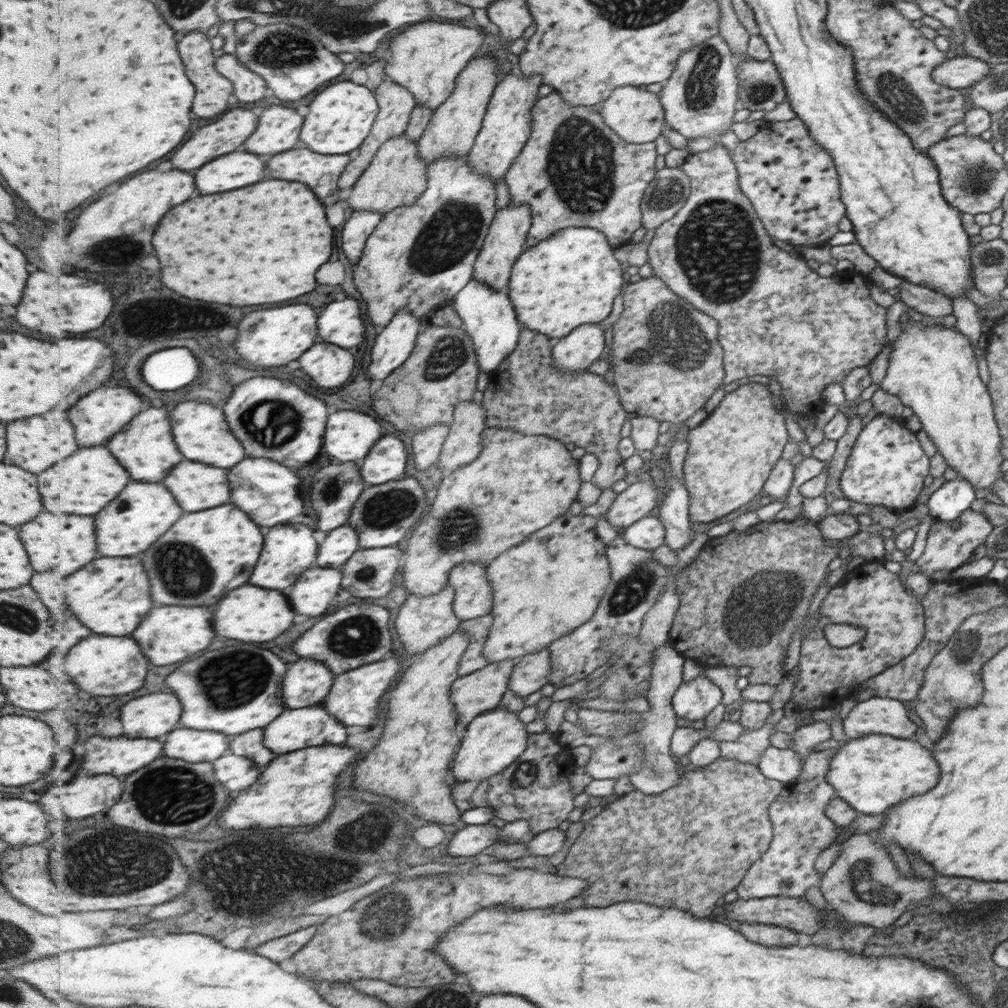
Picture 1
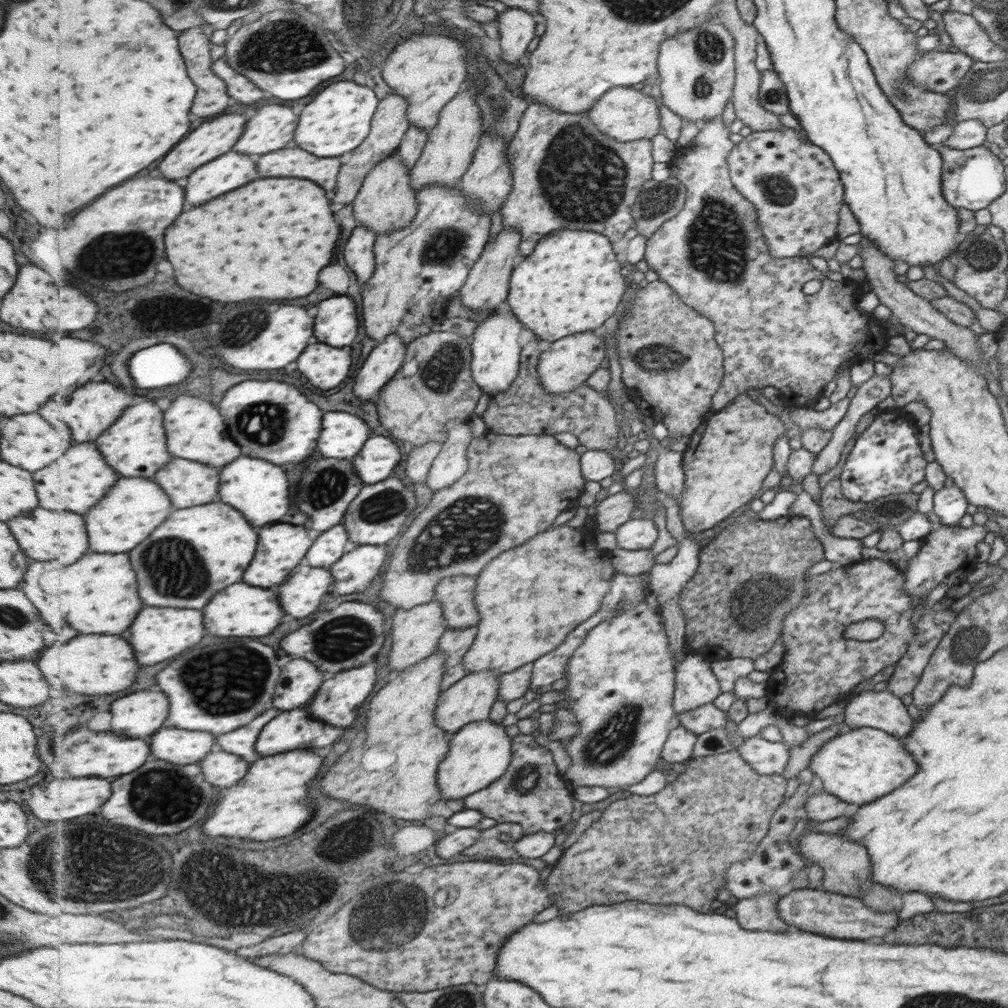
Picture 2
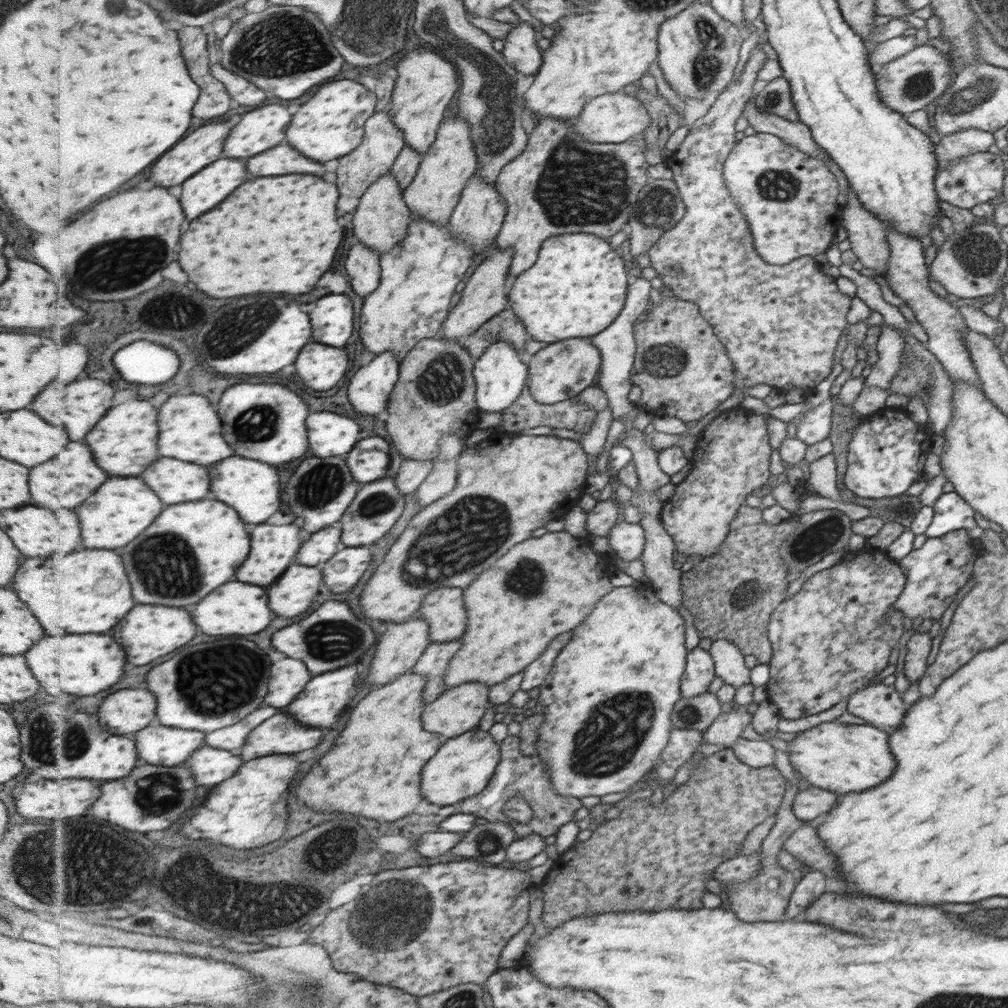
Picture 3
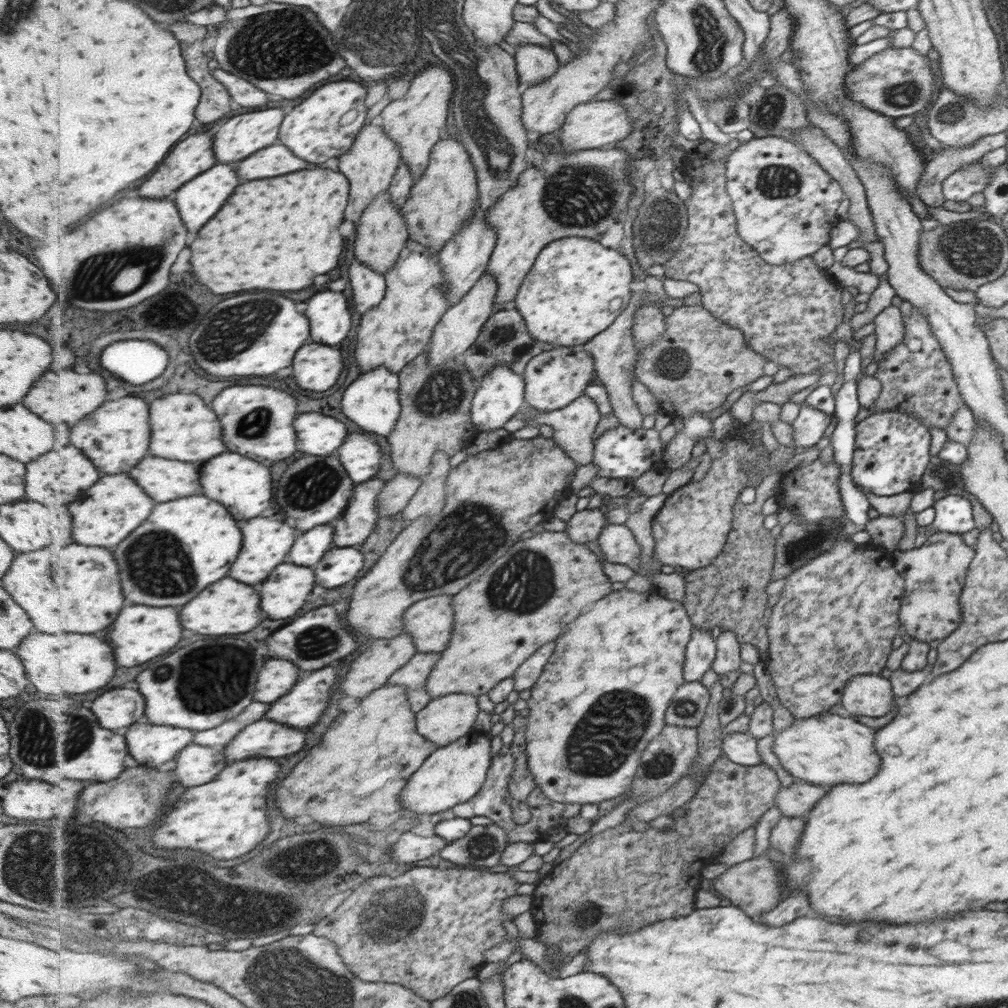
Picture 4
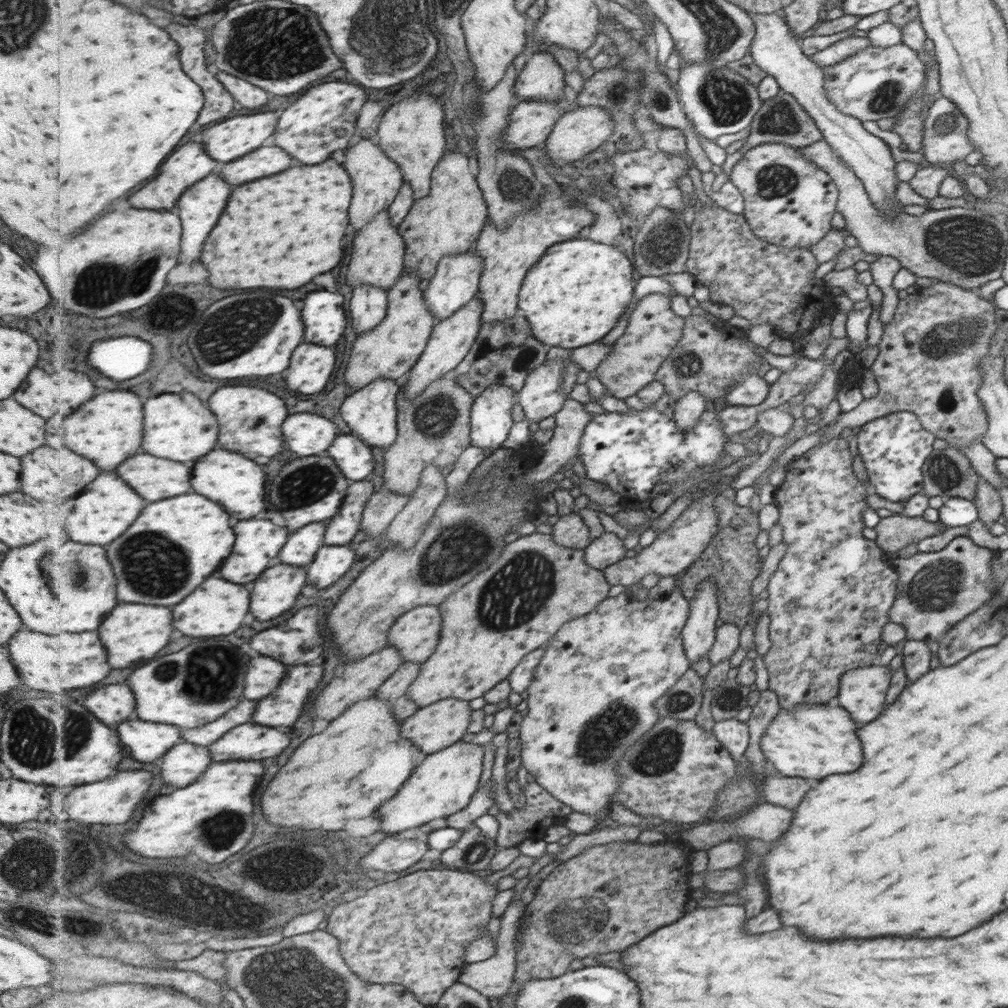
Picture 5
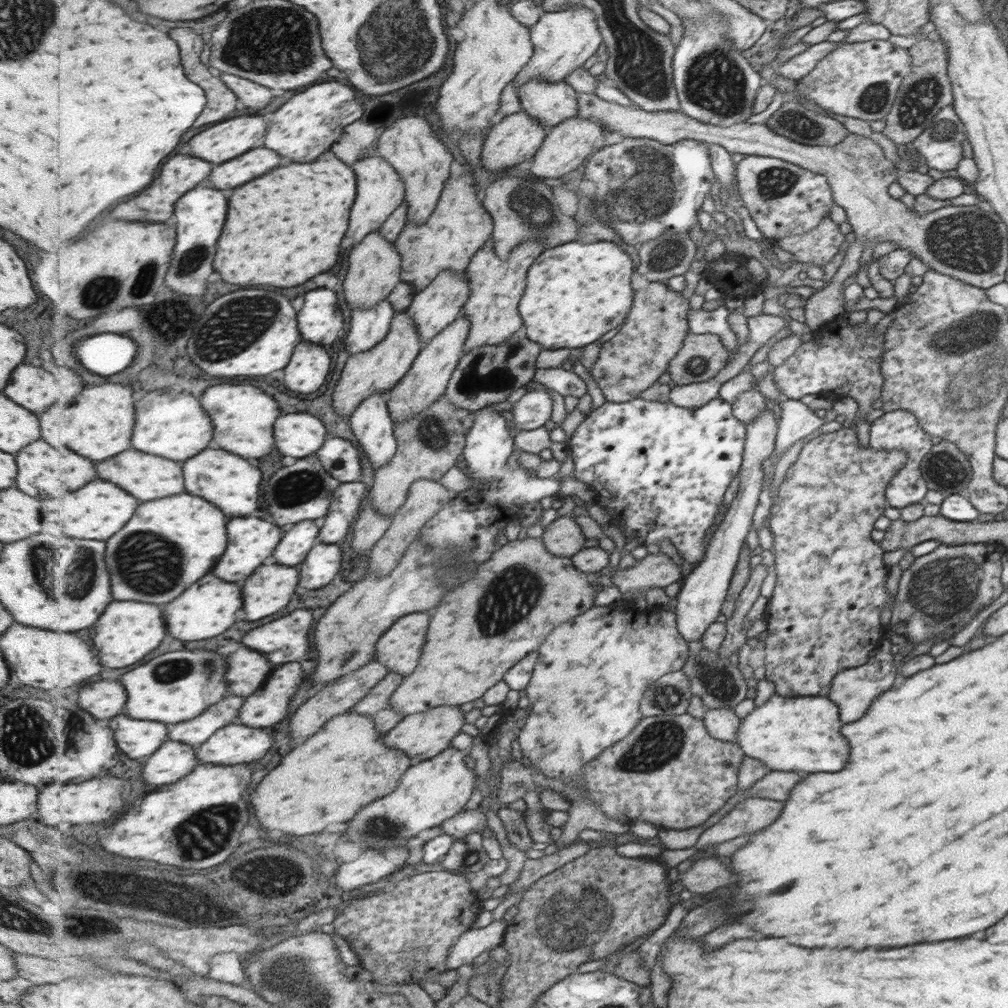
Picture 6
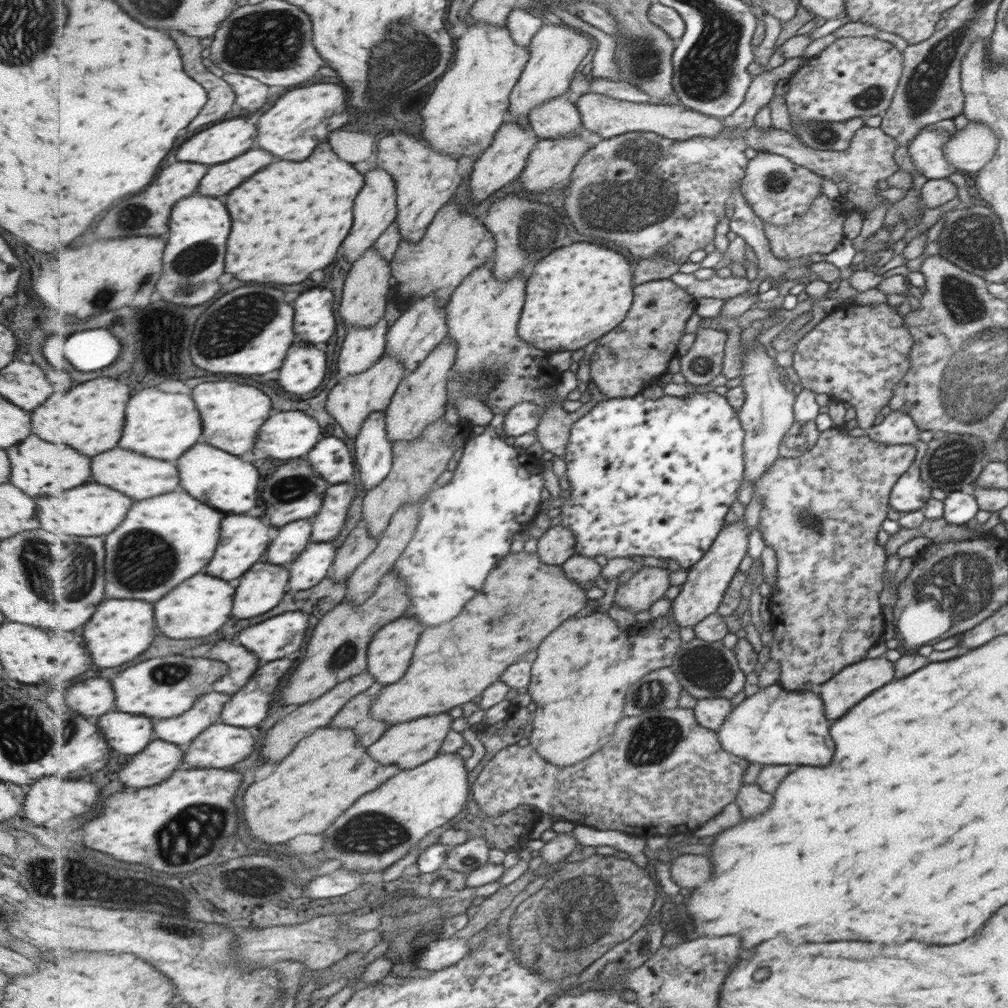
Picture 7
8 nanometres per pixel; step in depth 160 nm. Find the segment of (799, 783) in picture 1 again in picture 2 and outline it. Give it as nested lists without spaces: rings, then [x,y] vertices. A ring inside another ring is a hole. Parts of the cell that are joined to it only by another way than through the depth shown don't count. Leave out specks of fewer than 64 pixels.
[[[818,781],[810,782],[805,785],[798,785],[797,789],[787,799],[783,799],[777,810],[774,810],[771,817],[770,833],[763,837],[758,845],[754,848],[754,853],[747,860],[735,862],[727,869],[727,880],[724,888],[729,890],[730,894],[737,899],[751,899],[761,897],[763,892],[770,890],[787,891],[789,889],[789,880],[791,876],[801,870],[805,864],[801,860],[801,856],[795,852],[796,848],[783,848],[789,840],[789,832],[793,832],[797,820],[802,818],[811,824],[805,810],[807,799],[821,790]]]

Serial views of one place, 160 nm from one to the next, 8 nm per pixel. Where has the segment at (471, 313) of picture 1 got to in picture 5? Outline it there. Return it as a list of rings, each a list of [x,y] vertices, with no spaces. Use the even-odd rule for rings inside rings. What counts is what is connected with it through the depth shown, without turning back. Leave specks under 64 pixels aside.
[[[492,384],[487,387],[475,400],[471,413],[471,438],[472,444],[484,448],[489,454],[509,438],[509,433],[514,427],[514,406],[518,402],[518,393],[513,387],[506,384]]]

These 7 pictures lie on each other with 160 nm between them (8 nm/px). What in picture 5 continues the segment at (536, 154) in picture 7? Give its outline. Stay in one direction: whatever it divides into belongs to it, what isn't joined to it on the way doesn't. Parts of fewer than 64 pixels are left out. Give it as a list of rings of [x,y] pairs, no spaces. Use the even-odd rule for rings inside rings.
[[[590,105],[568,111],[557,121],[553,132],[544,144],[547,157],[555,163],[555,170],[557,170],[556,162],[559,160],[563,160],[564,163],[581,160],[583,156],[603,146],[603,142],[607,142],[613,136],[616,125],[613,116],[599,106]]]

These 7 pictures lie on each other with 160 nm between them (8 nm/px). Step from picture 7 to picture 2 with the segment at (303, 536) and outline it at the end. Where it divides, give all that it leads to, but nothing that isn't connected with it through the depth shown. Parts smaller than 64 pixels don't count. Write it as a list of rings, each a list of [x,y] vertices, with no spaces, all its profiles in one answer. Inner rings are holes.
[[[339,524],[316,538],[310,548],[311,554],[307,554],[307,564],[315,568],[329,568],[355,546],[350,531],[345,525]]]

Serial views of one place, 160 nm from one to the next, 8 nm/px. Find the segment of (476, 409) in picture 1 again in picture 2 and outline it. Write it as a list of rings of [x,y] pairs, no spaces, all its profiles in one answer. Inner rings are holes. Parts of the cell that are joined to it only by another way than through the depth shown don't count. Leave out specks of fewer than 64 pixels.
[[[449,421],[447,440],[443,443],[441,452],[433,461],[427,476],[427,486],[433,490],[441,490],[443,486],[451,486],[457,482],[469,468],[467,450],[473,440],[473,428],[469,422]]]

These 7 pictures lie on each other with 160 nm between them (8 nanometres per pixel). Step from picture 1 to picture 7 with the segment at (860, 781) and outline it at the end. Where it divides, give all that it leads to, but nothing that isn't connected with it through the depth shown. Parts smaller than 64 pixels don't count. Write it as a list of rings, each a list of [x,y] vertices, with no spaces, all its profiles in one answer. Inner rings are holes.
[[[775,683],[745,697],[723,721],[718,731],[722,750],[760,765],[799,764],[827,766],[833,756],[829,722],[823,716],[821,698],[811,691],[787,691]]]

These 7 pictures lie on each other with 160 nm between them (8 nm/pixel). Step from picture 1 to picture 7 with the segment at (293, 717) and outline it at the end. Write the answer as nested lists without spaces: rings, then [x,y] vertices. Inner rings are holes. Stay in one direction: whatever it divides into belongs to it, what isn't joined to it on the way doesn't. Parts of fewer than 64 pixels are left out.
[[[215,724],[197,738],[185,752],[185,762],[199,762],[199,768],[207,768],[209,762],[217,762],[217,768],[227,768],[243,762],[257,748],[257,738],[251,730],[229,724]]]

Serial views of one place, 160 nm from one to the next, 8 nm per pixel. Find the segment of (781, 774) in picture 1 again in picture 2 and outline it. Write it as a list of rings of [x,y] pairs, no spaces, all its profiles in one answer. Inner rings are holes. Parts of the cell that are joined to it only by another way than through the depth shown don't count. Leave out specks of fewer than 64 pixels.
[[[759,734],[747,737],[737,752],[759,774],[779,774],[787,764],[789,747],[783,742],[771,742]]]

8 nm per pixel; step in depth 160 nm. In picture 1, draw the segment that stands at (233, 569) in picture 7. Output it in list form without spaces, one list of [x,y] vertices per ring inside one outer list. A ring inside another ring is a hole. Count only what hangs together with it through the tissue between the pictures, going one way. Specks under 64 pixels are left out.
[[[301,524],[301,528],[295,526],[277,526],[267,532],[267,542],[263,548],[263,558],[259,560],[259,566],[255,566],[255,572],[251,576],[251,584],[263,586],[269,590],[285,590],[293,586],[303,572],[313,568],[320,545],[315,538],[315,530]]]

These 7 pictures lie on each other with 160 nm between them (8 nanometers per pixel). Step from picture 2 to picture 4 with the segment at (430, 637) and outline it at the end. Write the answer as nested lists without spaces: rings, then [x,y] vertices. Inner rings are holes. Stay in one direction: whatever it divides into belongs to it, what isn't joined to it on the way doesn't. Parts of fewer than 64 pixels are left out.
[[[405,630],[395,638],[374,640],[372,645],[351,663],[349,671],[342,677],[339,684],[341,695],[364,700],[375,690],[388,685],[395,672],[402,669],[418,652],[414,636]]]

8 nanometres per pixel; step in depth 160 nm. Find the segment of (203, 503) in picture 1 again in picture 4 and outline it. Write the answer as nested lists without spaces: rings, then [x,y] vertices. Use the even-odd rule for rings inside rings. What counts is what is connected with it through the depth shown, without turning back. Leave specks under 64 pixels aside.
[[[145,458],[135,466],[131,476],[151,494],[157,502],[171,502],[199,494],[201,468],[191,462],[179,462],[169,458]]]

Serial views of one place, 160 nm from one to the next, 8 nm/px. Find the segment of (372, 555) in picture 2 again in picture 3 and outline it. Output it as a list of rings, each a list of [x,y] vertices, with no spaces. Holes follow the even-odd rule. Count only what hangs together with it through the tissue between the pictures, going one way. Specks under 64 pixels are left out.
[[[345,547],[341,552],[335,554],[333,560],[327,562],[323,568],[325,572],[325,584],[333,592],[349,592],[353,590],[365,572],[369,570],[373,560],[370,547]]]

